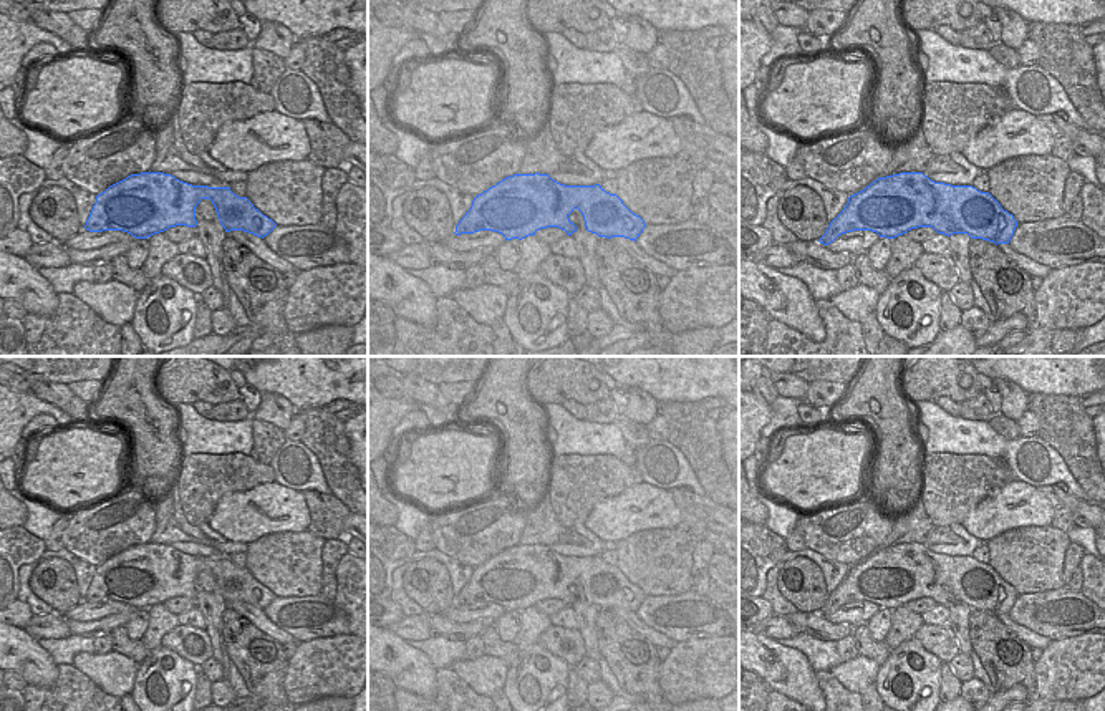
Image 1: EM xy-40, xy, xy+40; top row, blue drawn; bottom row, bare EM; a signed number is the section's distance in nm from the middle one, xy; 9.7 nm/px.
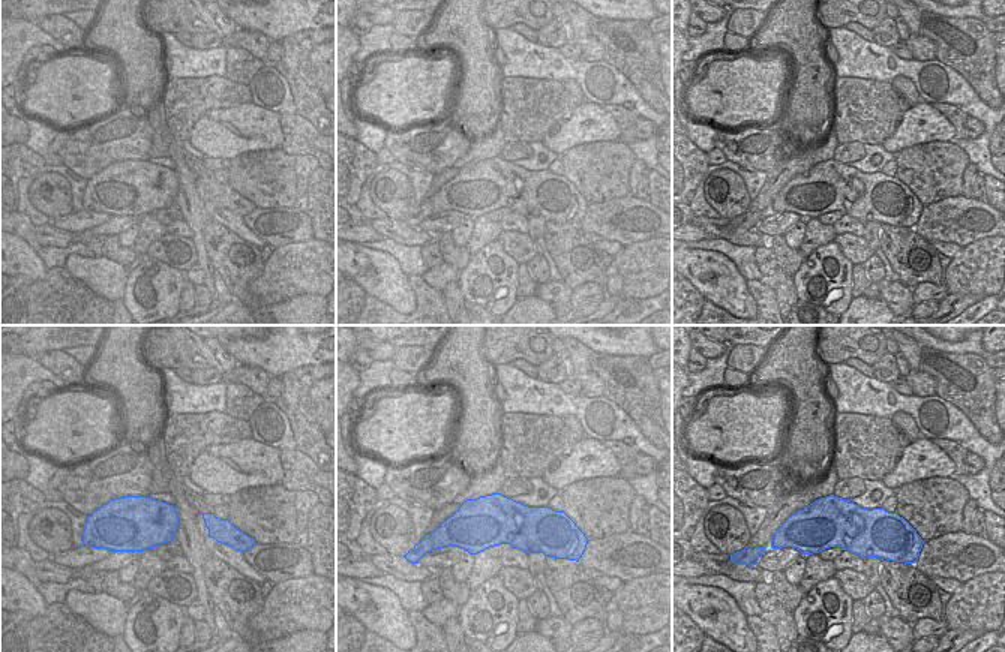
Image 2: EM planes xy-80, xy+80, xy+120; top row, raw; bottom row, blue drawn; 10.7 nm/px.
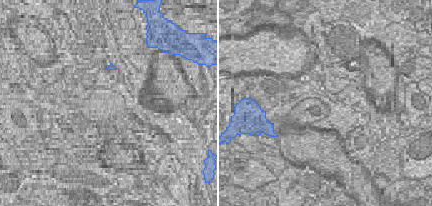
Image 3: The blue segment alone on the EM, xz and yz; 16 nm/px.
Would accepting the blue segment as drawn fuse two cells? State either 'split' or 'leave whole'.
leave whole

